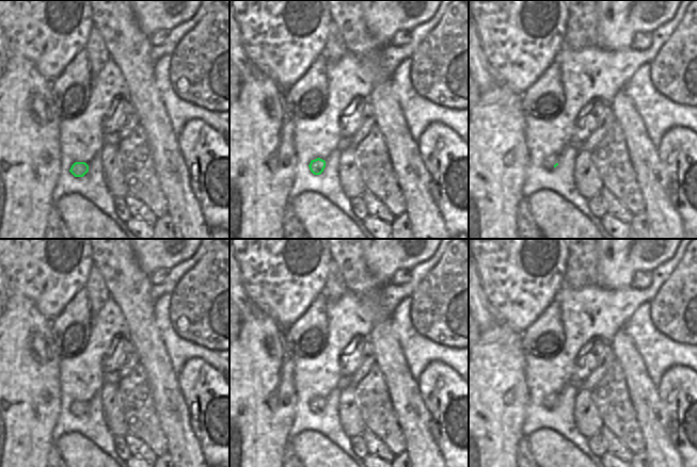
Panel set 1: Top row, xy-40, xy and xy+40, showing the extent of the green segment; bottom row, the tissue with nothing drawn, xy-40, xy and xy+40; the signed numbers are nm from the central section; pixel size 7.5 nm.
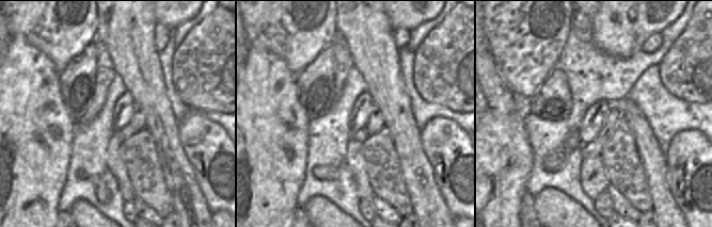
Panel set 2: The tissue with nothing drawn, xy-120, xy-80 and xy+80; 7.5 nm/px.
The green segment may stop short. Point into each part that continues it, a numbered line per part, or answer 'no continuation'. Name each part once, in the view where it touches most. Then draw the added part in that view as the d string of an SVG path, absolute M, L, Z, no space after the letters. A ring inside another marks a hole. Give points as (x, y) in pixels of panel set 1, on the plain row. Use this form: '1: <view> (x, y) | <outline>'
1: xy+40 (549, 402) | M553 392L549 394L544 400L543 400L543 406L551 409L554 407L554 404L558 401L560 393L559 392Z

